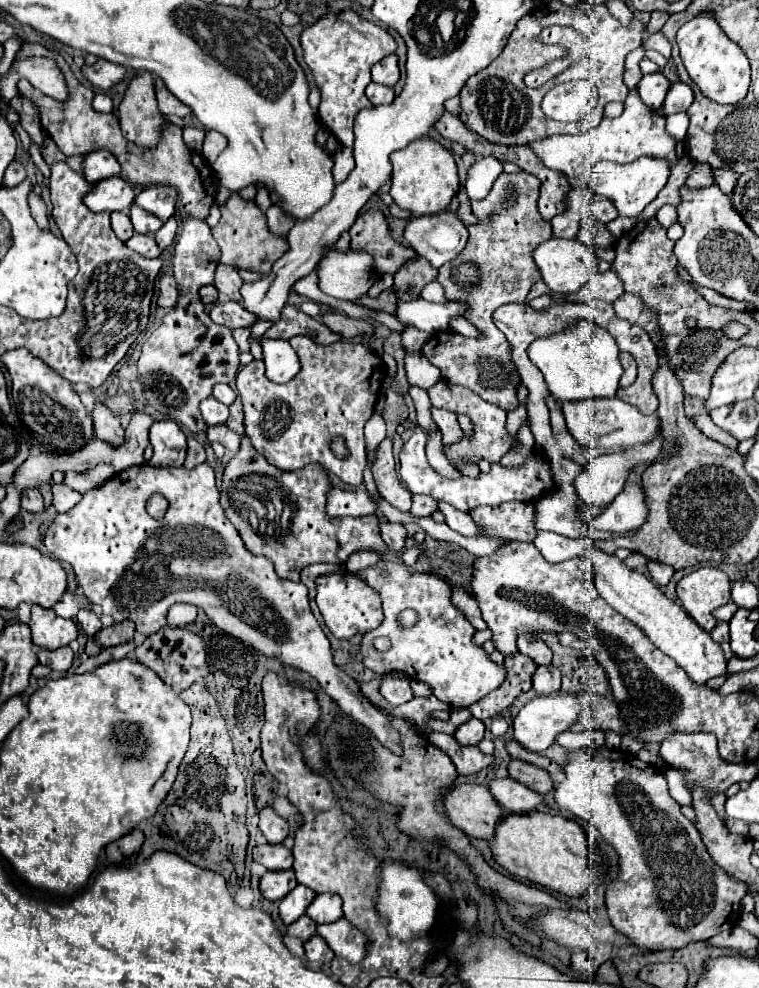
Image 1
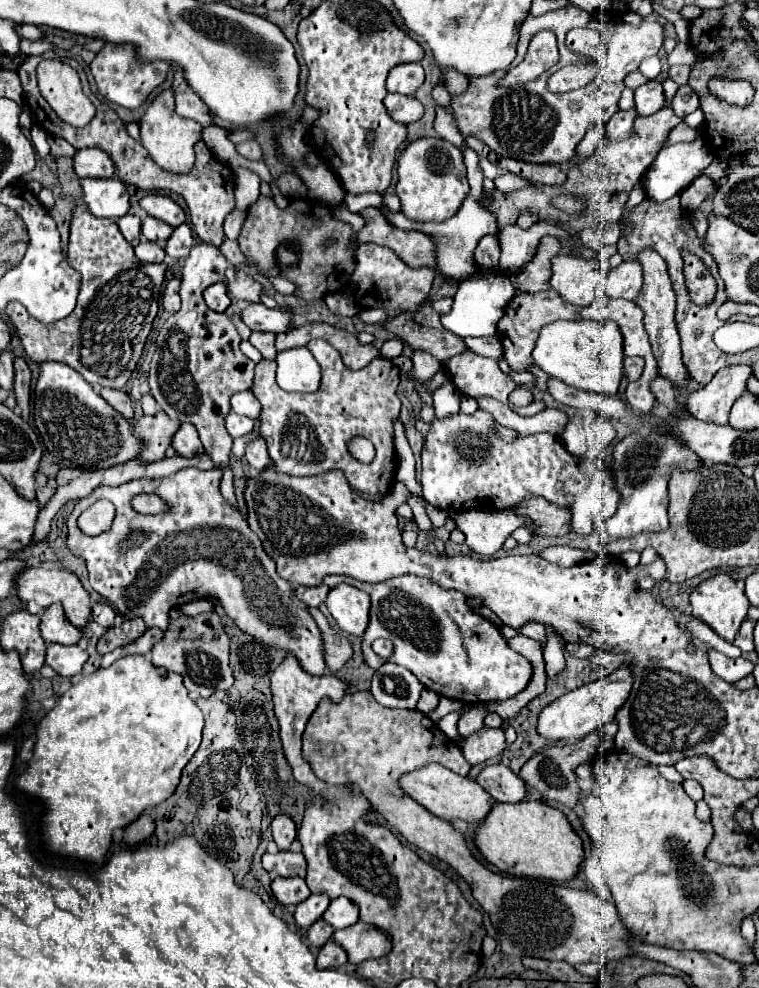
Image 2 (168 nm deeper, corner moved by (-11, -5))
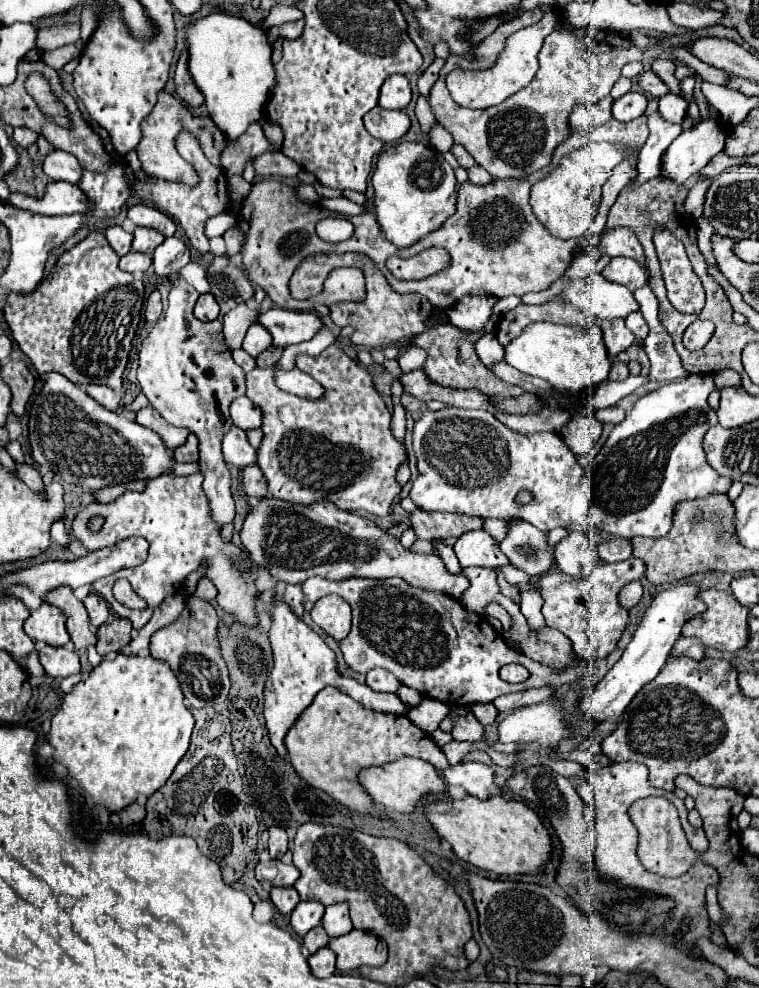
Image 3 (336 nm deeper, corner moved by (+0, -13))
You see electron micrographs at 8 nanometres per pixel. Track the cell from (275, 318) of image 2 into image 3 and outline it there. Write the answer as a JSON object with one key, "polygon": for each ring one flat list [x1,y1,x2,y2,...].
{"polygon":[[280,307,258,313,258,325,270,331,274,345,288,347,294,343,302,343,314,337,314,333,322,327,320,319,314,313,286,311]]}

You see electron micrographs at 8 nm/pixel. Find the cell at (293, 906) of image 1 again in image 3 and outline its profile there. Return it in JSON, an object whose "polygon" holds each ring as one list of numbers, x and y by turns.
{"polygon":[[300,901,298,907,290,915,290,925,296,935,306,935,312,927,320,925,324,915,324,905,318,901]]}

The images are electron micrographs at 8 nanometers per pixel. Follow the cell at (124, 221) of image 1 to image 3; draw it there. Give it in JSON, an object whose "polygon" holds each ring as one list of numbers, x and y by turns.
{"polygon":[[112,225,106,229,106,239,118,255,126,255,132,245,132,235,126,233,120,225]]}

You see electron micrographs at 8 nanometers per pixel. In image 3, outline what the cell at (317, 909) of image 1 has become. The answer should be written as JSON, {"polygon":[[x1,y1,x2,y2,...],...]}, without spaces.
{"polygon":[[334,903,326,907,326,913,322,917,322,927,330,937,346,935,352,931,352,921,348,915,348,903]]}

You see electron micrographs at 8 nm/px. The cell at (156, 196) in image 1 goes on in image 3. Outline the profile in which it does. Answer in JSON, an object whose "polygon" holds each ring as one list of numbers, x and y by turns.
{"polygon":[[134,205,128,209,128,219,134,223,134,225,140,225,140,227,150,227,150,229,156,229,160,231,164,237,170,237,176,233,176,225,174,221,158,211,156,207,150,207,150,205]]}

